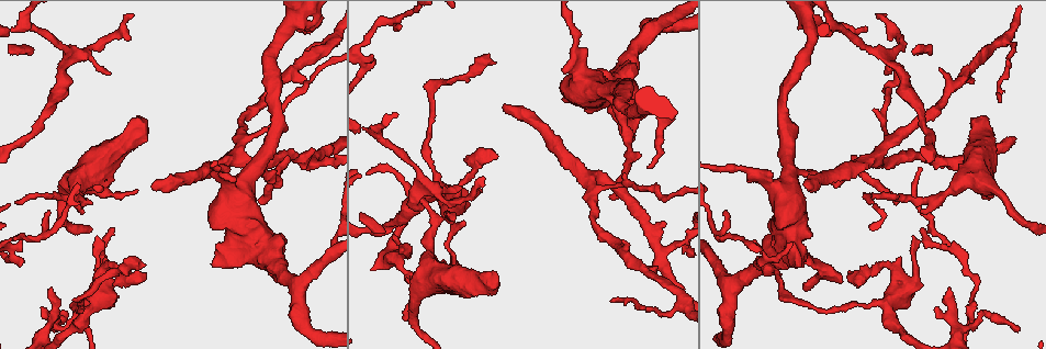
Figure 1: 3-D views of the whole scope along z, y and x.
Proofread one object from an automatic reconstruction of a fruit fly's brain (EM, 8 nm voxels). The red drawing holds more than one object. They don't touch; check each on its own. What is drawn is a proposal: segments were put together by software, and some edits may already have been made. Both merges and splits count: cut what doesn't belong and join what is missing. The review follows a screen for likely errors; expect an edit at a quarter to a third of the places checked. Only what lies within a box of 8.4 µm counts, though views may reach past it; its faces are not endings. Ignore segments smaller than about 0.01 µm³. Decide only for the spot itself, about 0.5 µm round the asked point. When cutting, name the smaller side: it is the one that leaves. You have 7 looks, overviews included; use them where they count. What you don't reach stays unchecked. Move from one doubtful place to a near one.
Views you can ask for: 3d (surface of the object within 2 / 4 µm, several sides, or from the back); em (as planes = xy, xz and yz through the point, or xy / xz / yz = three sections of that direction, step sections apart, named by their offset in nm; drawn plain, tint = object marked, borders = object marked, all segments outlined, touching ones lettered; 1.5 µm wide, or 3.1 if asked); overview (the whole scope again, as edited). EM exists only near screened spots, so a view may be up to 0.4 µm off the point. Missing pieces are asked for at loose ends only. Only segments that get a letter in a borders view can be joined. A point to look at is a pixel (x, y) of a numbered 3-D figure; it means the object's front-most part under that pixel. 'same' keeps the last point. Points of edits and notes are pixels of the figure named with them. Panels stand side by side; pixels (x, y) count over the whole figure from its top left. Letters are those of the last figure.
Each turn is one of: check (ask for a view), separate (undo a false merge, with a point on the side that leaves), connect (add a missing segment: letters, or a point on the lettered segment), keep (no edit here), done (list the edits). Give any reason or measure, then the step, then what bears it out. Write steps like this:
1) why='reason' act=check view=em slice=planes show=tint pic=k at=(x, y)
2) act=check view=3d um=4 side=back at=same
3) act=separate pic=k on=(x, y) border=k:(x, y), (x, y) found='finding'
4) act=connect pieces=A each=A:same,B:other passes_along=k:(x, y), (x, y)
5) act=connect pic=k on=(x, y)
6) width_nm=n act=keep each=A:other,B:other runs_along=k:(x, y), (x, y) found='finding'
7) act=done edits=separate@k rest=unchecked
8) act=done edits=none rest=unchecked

why='an open end' act=check view=em slice=planes show=borders pic=1 at=(1018, 330)

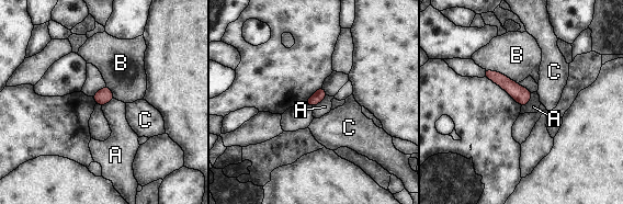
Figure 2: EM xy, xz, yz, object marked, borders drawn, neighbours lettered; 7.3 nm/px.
longest_contact=B:260nm act=keep each=A:other,B:other,C:other runs_along=2:(487, 72), (503, 81), (525, 100) found='no lettered segment goes on from it'

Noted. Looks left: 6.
why='side arm on a straight run' act=check view=em slice=planes show=borders pic=1 at=(951, 160)

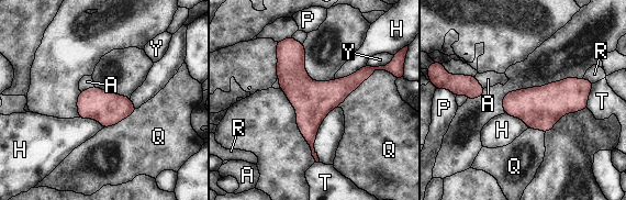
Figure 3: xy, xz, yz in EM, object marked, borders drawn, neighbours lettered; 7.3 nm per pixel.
width_nm=240 act=keep each=A:other,H:other,P:other,Q:other,R:other,T:other,Y:other border=3:(93, 86), (80, 91) found='continuous, no second cell'

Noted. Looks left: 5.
why='free end' act=check view=3d um=4 side=back pic=1 at=(622, 240)

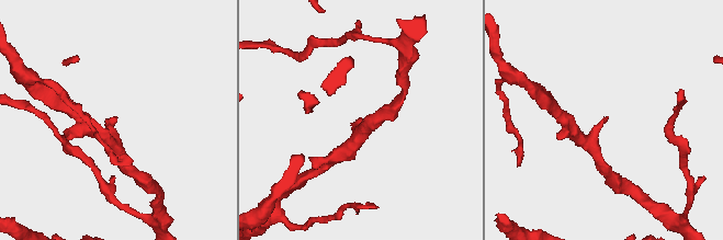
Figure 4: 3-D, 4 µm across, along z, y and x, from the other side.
why='shape alone is not enough' act=check view=em slice=planes show=borders pic=4 at=(608, 116)

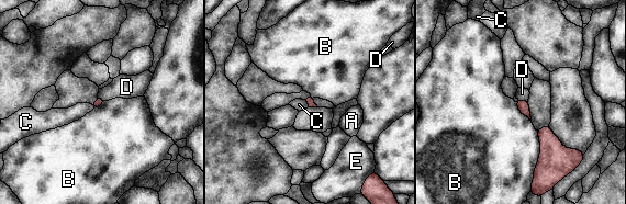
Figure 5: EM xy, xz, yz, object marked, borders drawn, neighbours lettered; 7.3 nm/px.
act=keep each=A:other,B:other,C:other,D:other,E:other border=5:(517, 98), (527, 101) found='none of them fits'

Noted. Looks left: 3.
act=done edits=none rest=unchecked

